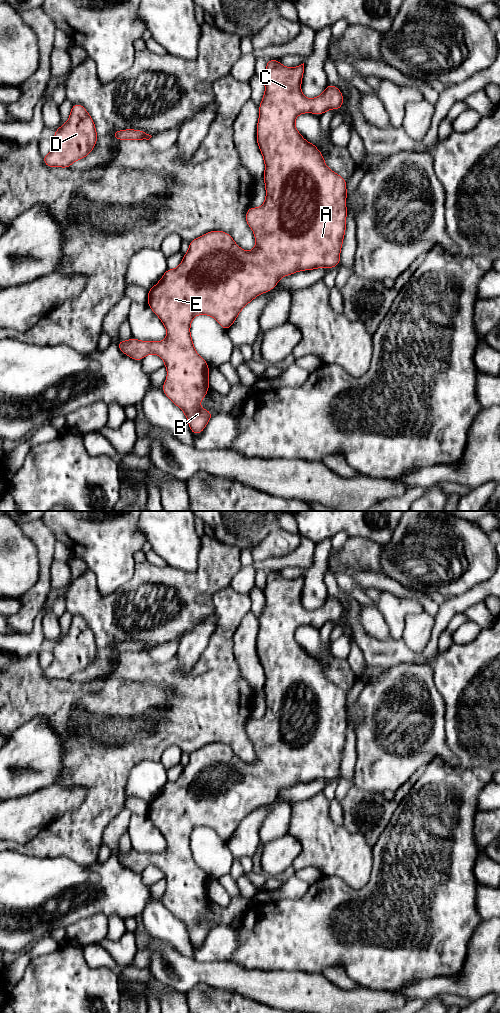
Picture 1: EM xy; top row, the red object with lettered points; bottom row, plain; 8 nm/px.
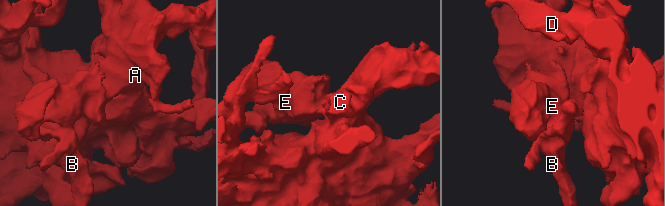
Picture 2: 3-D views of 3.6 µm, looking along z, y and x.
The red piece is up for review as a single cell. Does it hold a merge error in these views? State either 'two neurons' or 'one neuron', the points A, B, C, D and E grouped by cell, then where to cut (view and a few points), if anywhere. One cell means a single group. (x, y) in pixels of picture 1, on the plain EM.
one neuron; A B C D E; no cut

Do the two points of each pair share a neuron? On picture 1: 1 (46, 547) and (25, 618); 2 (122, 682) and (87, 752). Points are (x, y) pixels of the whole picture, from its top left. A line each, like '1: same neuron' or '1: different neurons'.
1: same neuron
2: same neuron

